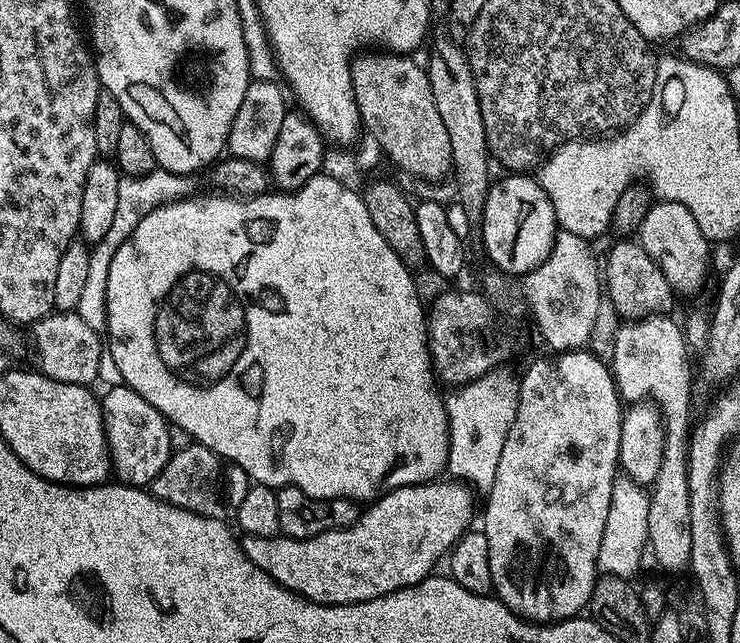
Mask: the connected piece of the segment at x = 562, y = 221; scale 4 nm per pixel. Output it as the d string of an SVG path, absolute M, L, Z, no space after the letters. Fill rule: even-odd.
M608 138L568 141L553 149L543 161L538 179L551 200L557 225L587 240L609 231L618 198L634 182L608 180Z

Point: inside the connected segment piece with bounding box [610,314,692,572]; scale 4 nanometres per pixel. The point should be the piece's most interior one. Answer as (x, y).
(649, 357)

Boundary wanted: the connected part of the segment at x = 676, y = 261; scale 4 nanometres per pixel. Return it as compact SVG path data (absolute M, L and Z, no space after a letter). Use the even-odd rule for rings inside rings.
M660 200L653 203L651 210L642 218L638 229L638 242L654 258L654 262L666 274L666 282L673 286L681 284L684 288L698 288L708 272L708 248L710 242L698 230L694 214L678 202Z

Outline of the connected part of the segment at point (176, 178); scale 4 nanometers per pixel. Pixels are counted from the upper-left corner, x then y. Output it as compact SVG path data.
M157 167L150 170L150 174L141 176L121 175L118 182L118 207L114 219L105 236L95 241L90 248L90 267L86 282L82 289L82 298L78 298L76 313L81 316L90 329L100 333L105 331L108 324L108 299L106 286L110 278L110 262L114 262L114 254L118 254L118 246L126 242L134 234L138 222L146 218L155 208L164 204L173 204L176 200L187 200L197 195L196 187L200 184L201 177L196 174L178 174L165 168Z

